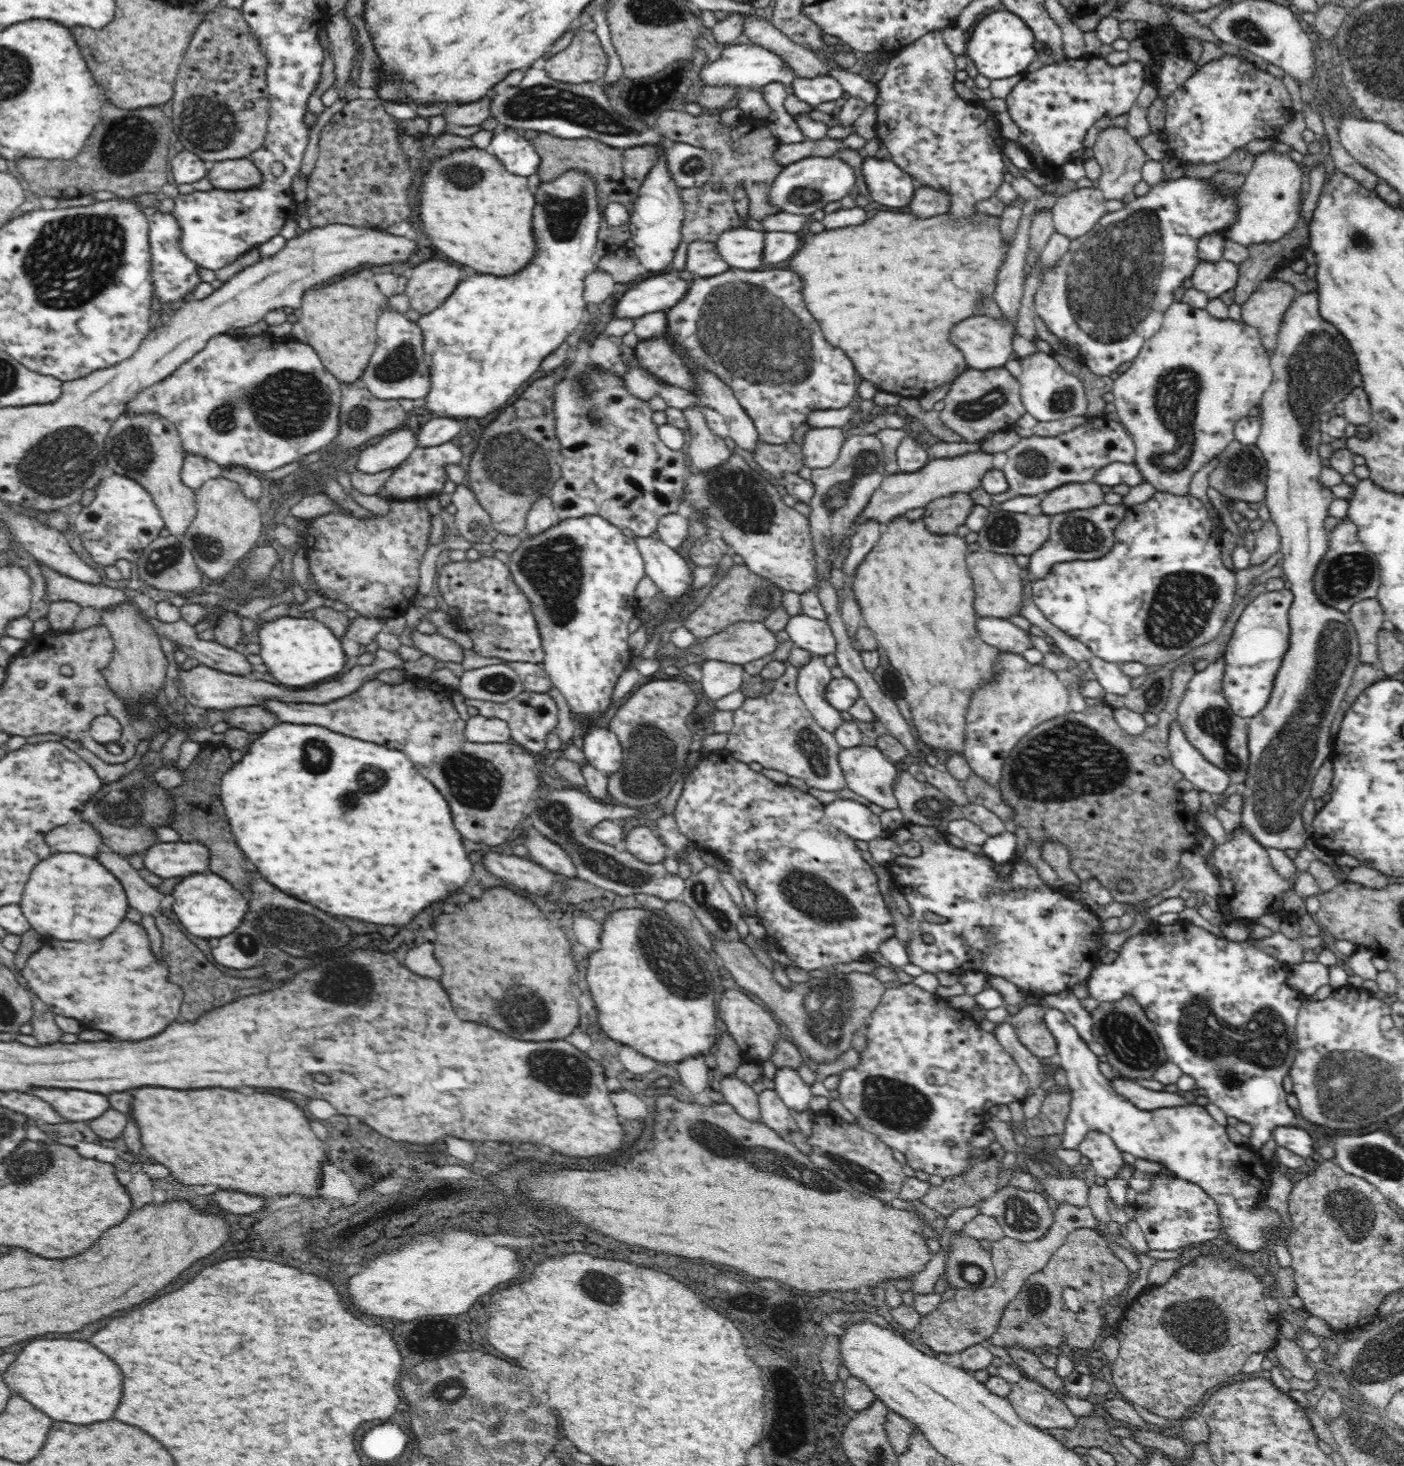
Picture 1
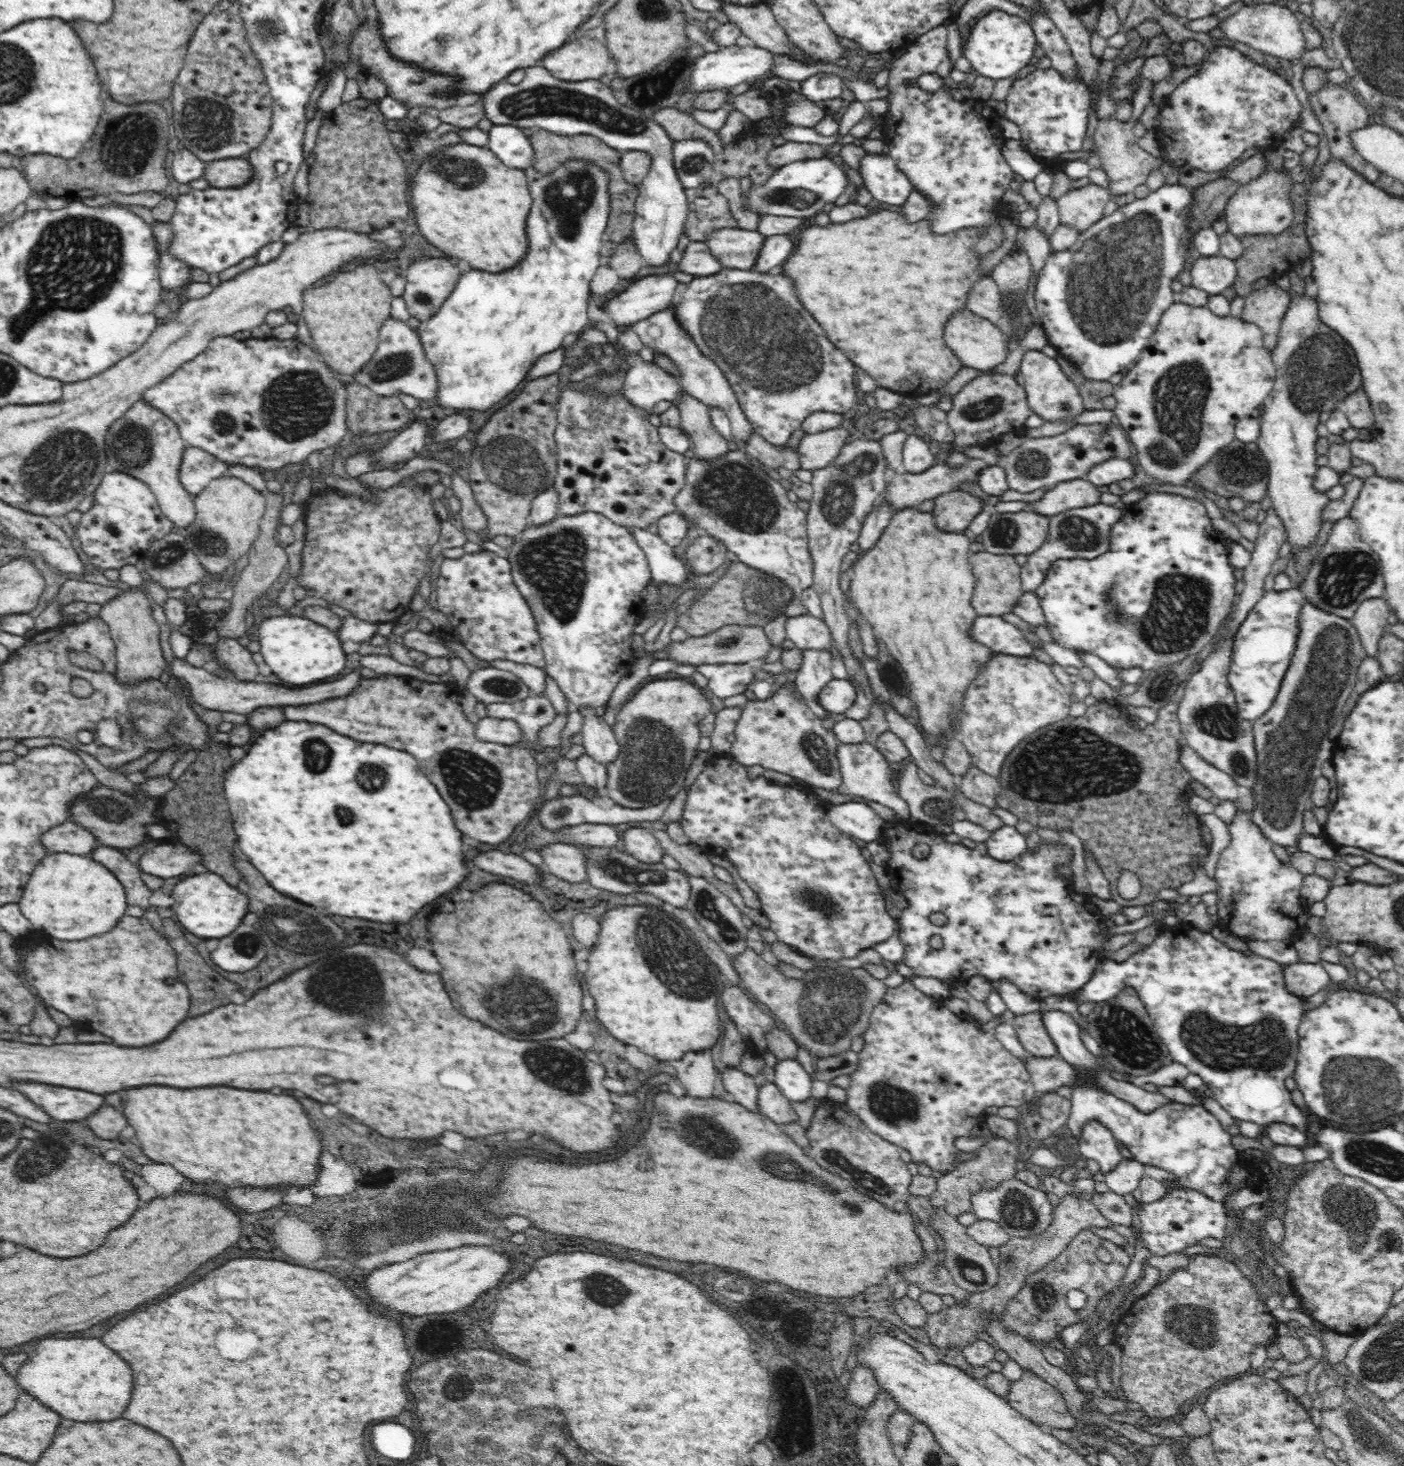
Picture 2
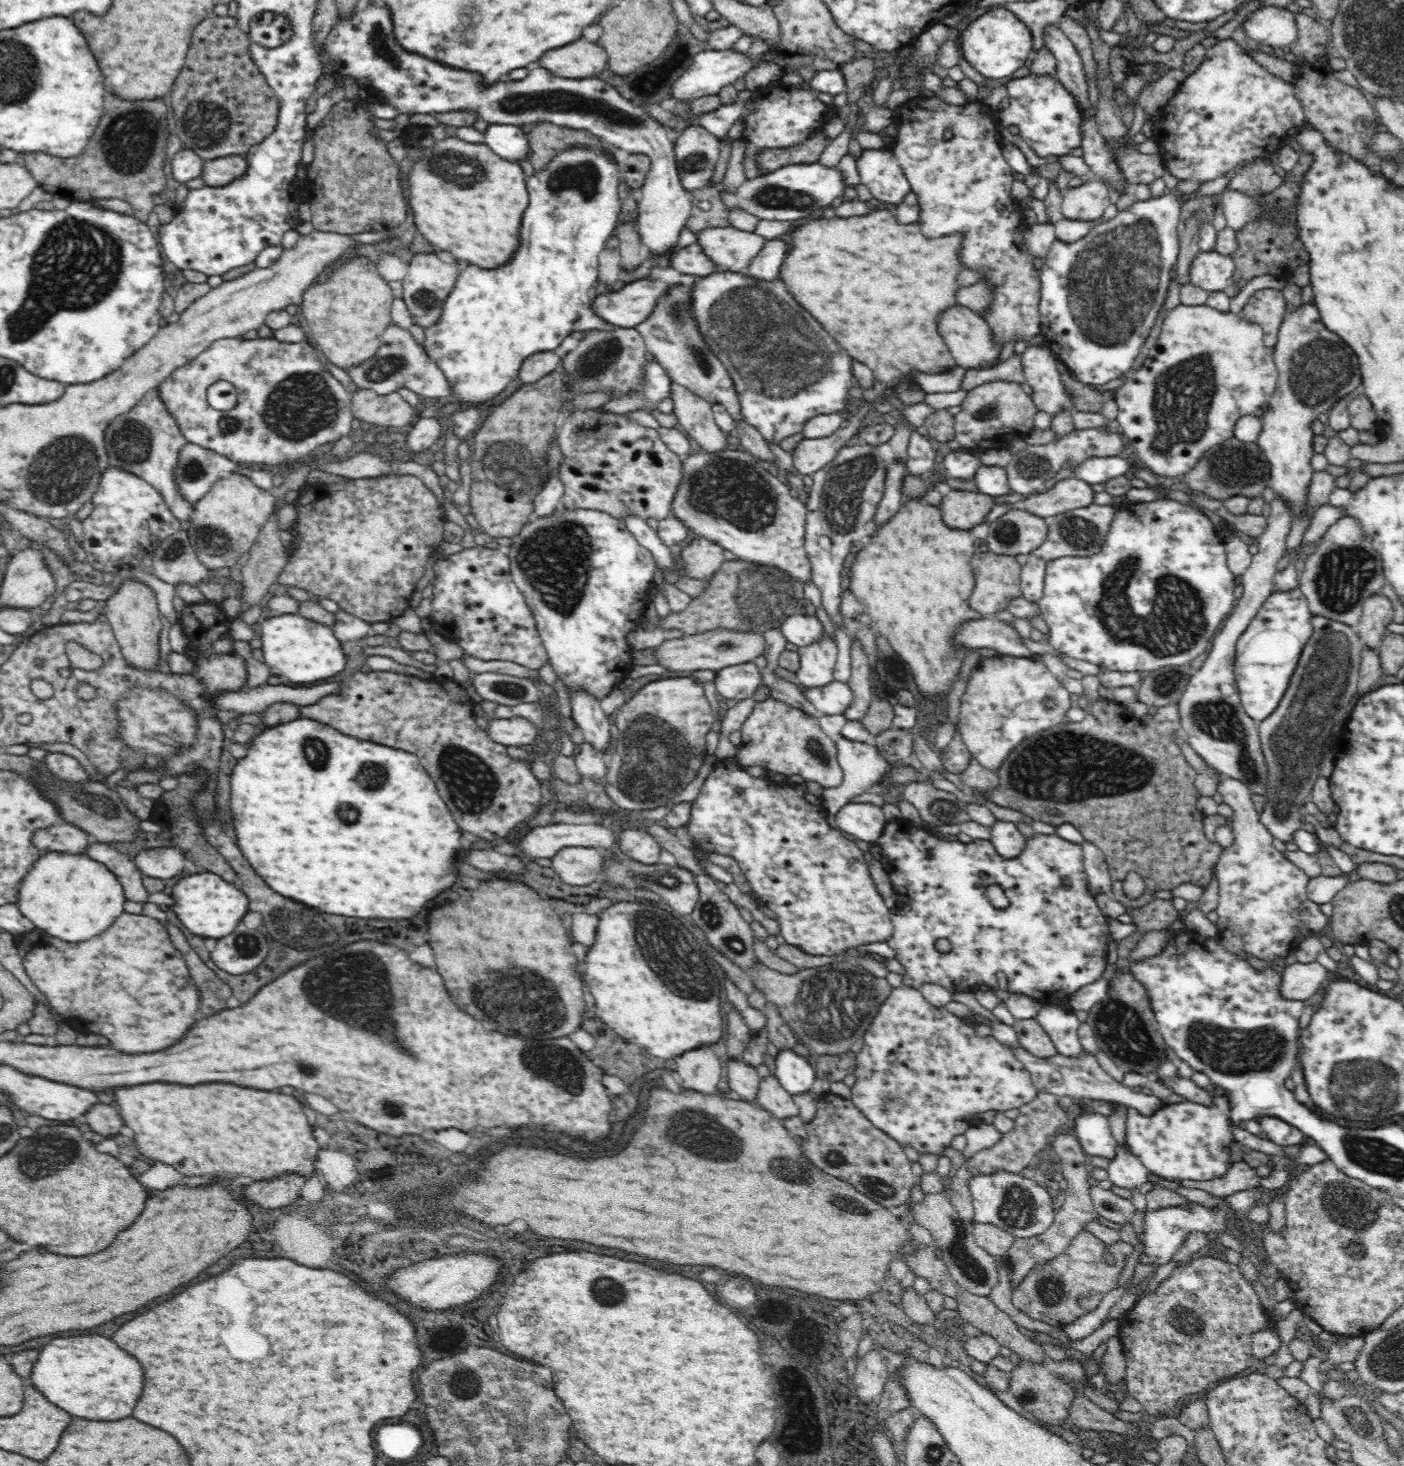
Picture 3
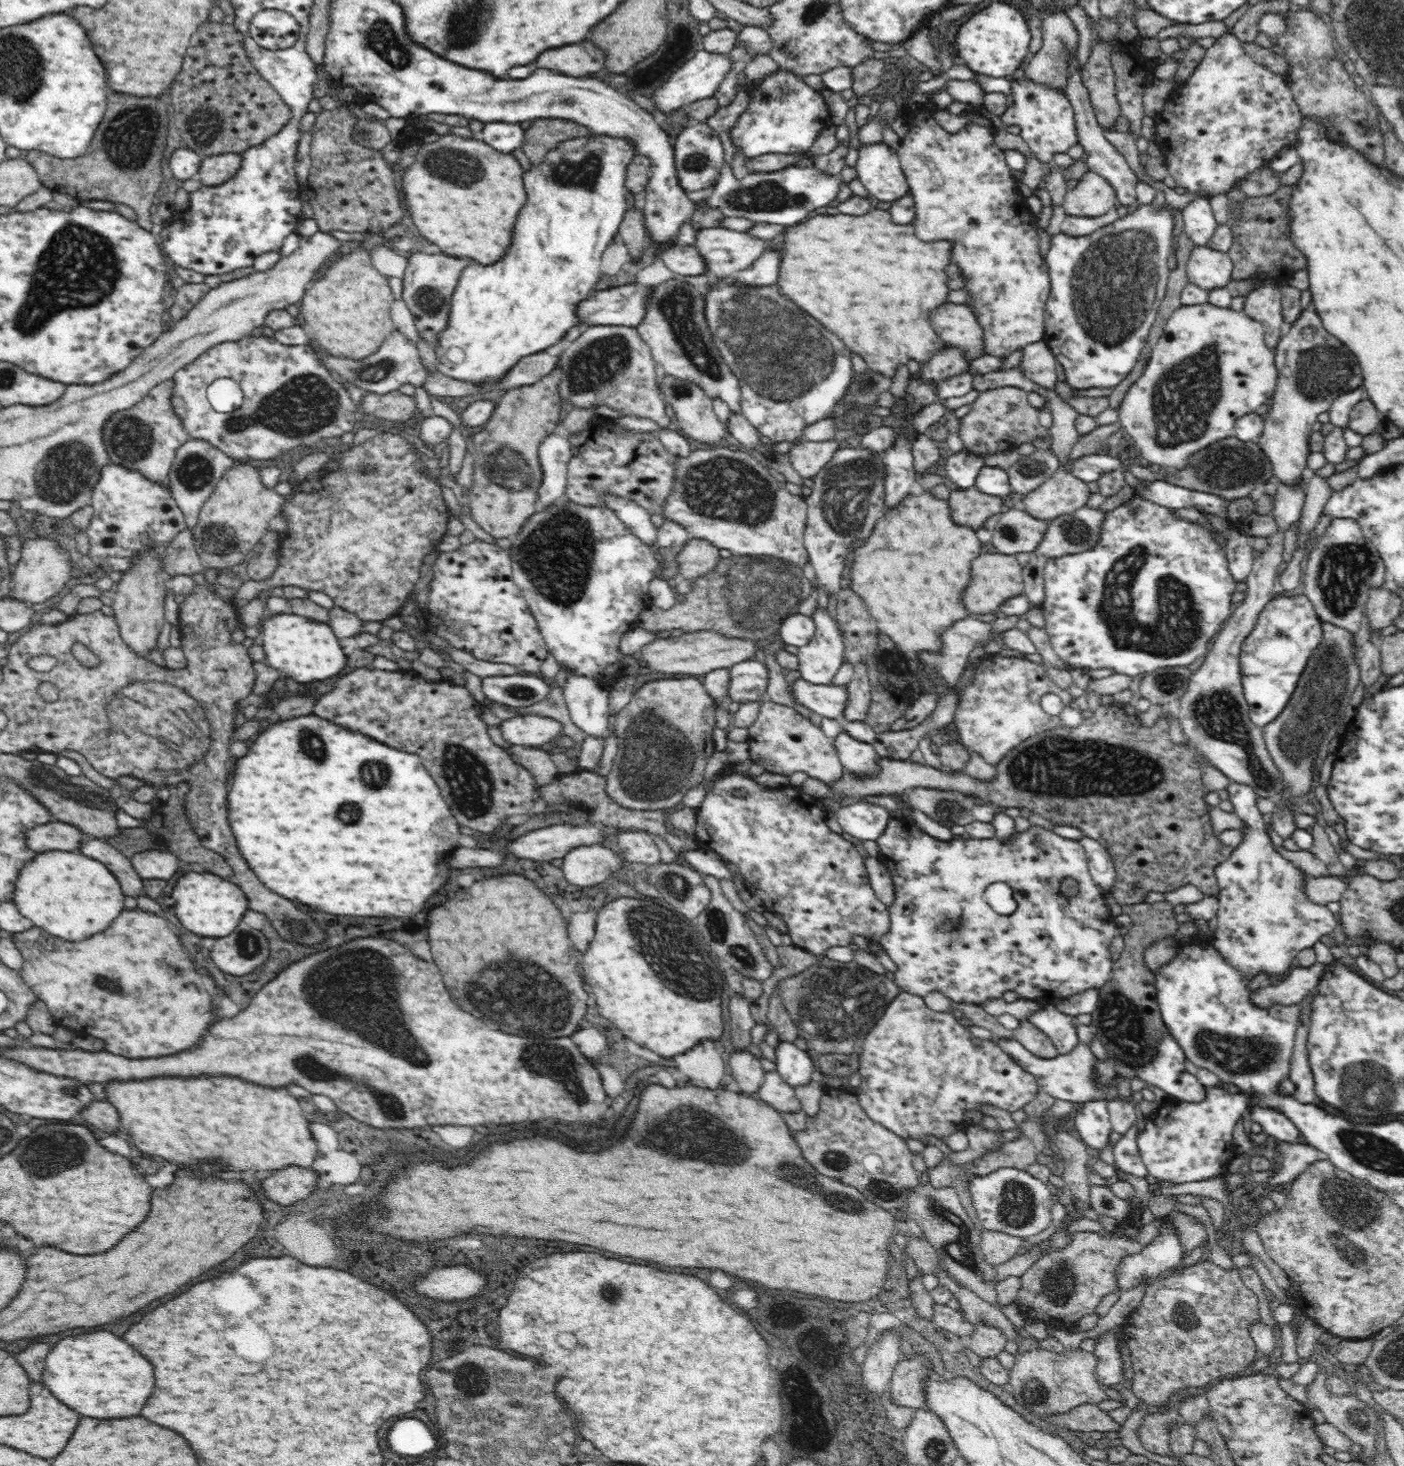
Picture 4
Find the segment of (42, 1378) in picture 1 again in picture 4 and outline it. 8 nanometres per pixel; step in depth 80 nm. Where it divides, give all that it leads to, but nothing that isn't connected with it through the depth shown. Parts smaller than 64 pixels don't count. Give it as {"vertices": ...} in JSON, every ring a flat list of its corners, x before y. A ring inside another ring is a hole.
{"vertices":[[100,1330,60,1340,46,1358,44,1386,66,1406,92,1418,138,1416,154,1390,154,1370,120,1336]]}

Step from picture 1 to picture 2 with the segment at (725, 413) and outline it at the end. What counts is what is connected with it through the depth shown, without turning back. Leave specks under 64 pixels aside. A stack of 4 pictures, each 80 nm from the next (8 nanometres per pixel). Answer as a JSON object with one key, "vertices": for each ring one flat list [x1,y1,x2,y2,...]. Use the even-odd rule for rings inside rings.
{"vertices":[[673,304,636,322,636,324,631,325,631,329,638,334,644,345,652,348,657,354,665,354,665,357,669,358,674,366,677,366,677,371,680,374,677,379,684,391,709,407,718,408,726,413,730,419,734,440,749,441,754,432,753,426,748,422,744,411,741,409,726,375,722,373,718,365,714,364,714,361,710,360,710,357,700,352,698,345,694,344,694,341,684,333,683,326,678,324,674,318]]}

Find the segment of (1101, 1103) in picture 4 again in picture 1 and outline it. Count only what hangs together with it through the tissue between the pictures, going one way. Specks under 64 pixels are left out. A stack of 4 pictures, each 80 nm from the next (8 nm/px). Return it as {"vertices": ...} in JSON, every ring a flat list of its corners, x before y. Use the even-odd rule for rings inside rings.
{"vertices":[[1090,1132,1079,1145,1082,1156,1090,1159,1095,1173,1102,1178,1114,1178,1125,1162,1122,1152,1118,1151,1112,1138,1100,1132]]}

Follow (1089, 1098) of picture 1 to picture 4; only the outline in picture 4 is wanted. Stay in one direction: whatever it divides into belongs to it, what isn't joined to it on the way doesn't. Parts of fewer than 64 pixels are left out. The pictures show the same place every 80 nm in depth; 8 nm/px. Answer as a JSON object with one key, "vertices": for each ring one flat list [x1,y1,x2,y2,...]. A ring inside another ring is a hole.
{"vertices":[[1053,1005,1042,1006,1041,1010,1034,1012,1027,1022,1034,1024,1034,1027,1051,1039,1059,1055,1070,1054,1079,1044,1077,1016,1066,1015],[1206,1088,1207,1096,1200,1102,1186,1102,1182,1100,1169,1100,1162,1104,1156,1112,1143,1114,1147,1120,1145,1129,1136,1136,1136,1143,1140,1150,1143,1164,1148,1174,1158,1180,1168,1183,1182,1184,1183,1182,1208,1180,1213,1176,1224,1175,1229,1161,1236,1154,1234,1140,1234,1125,1240,1117,1248,1114,1249,1104,1253,1101,1253,1095,1234,1094,1223,1088]]}

